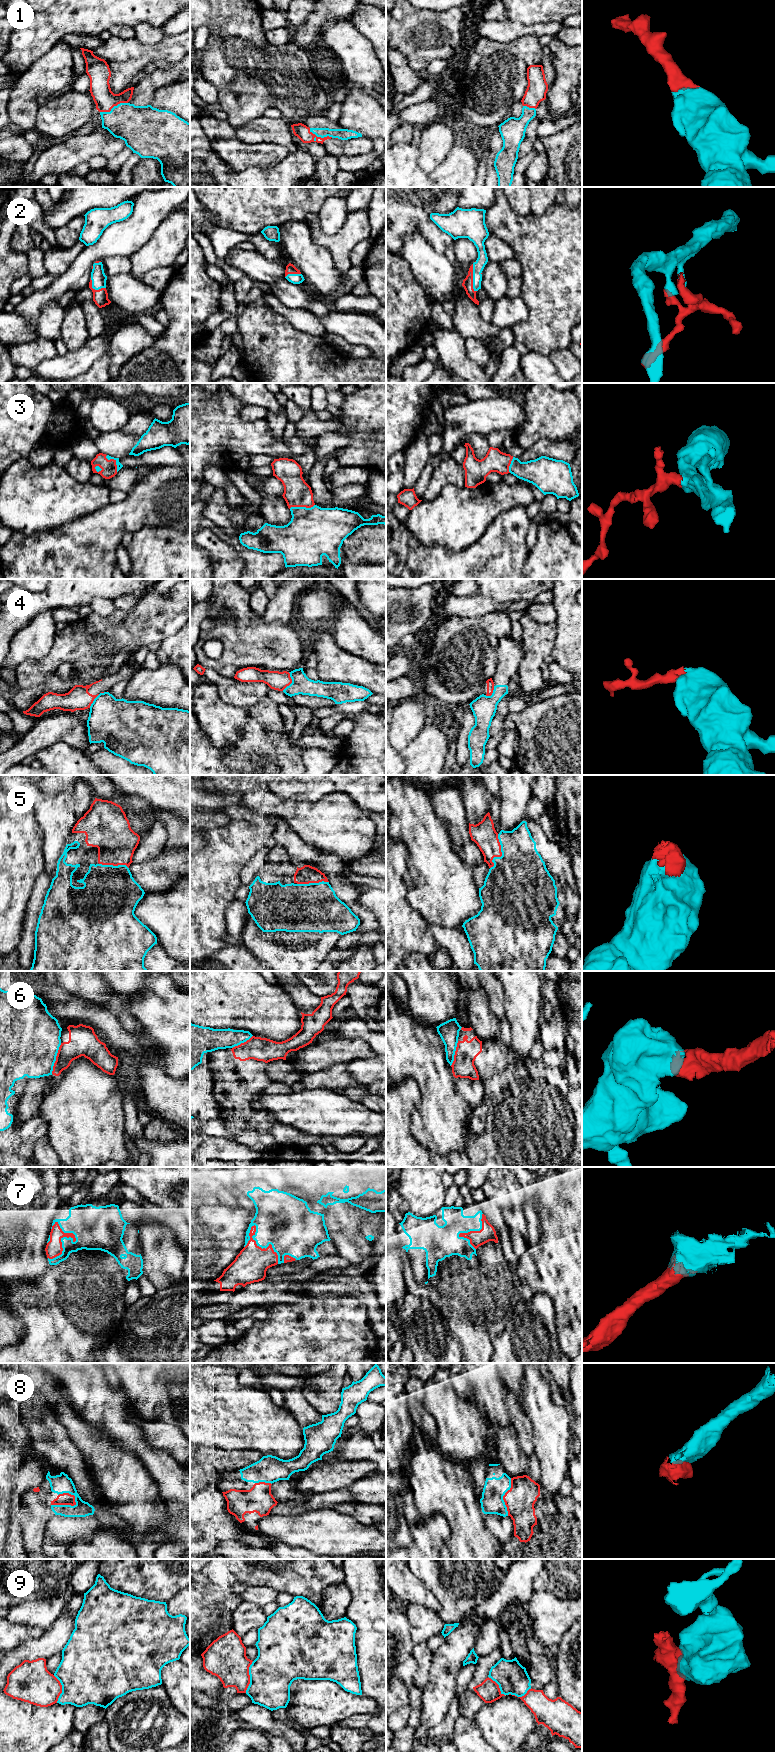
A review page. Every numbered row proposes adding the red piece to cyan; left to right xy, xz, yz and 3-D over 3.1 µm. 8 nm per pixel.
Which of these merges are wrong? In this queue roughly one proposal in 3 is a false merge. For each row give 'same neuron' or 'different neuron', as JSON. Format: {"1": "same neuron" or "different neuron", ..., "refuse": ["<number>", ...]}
{"1": "same neuron", "2": "same neuron", "3": "same neuron", "4": "different neuron", "5": "same neuron", "6": "different neuron", "7": "same neuron", "8": "same neuron", "9": "different neuron", "refuse": ["4", "6", "9"]}

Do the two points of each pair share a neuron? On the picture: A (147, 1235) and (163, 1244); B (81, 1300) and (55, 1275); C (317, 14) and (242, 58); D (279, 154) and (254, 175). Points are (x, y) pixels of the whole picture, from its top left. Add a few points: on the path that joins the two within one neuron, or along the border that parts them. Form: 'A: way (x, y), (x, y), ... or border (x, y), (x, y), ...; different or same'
A: way (151, 1235), (155, 1239), (160, 1240); same
B: way (75, 1295), (61, 1281); same
C: border (290, 42), (303, 49); different
D: border (284, 157), (269, 167), (248, 166), (240, 171); different

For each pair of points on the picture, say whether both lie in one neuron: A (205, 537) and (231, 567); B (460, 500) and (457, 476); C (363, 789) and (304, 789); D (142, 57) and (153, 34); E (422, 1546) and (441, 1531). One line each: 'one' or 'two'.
A: one
B: two
C: one
D: two
E: one

